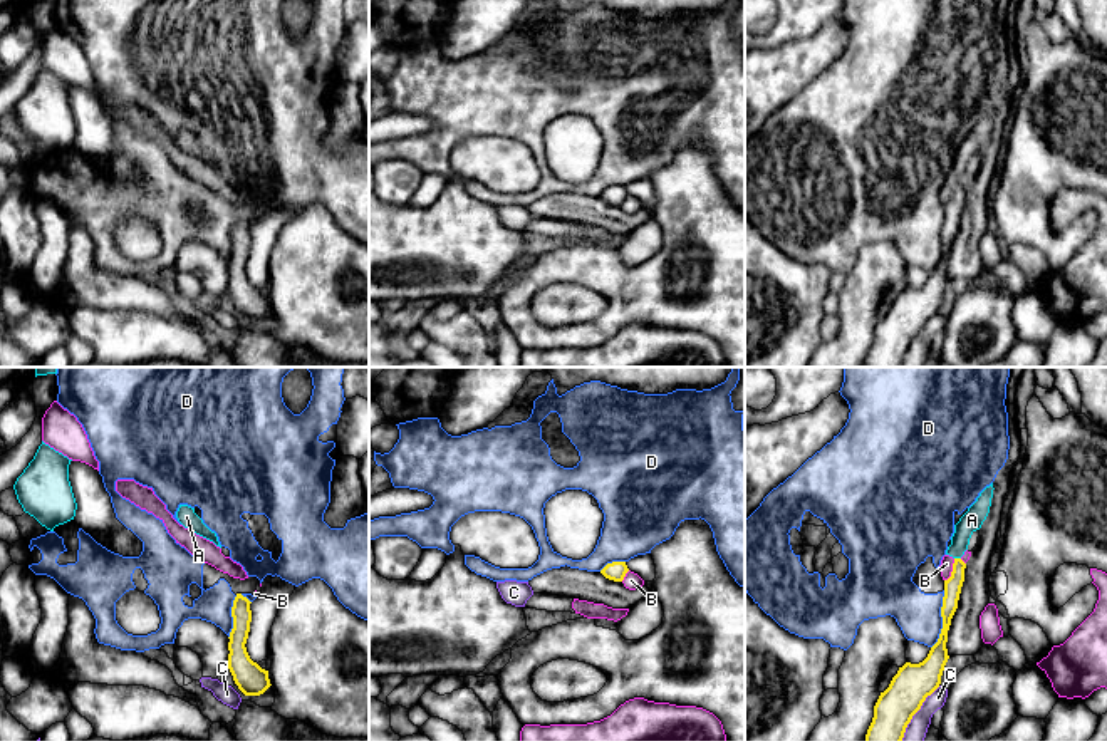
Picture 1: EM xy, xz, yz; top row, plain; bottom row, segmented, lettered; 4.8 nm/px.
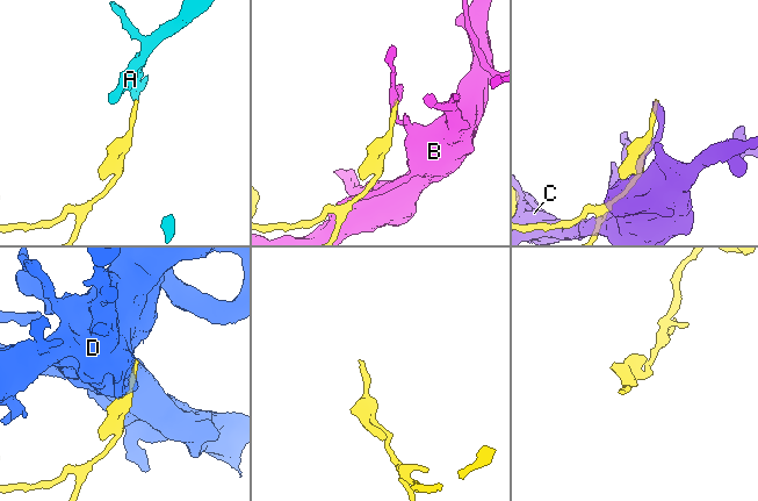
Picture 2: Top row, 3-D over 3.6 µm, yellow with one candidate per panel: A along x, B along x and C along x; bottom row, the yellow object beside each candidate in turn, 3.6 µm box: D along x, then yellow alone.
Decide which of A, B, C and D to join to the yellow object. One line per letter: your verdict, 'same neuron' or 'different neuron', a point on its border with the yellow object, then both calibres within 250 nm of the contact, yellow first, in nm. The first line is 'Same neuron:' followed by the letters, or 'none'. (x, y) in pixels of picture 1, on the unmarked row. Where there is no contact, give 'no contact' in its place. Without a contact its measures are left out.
Same neuron: A
A: same neuron; meets yellow in yz at (958, 183); 80 nm thick on the yellow side, 100 nm on the other
B: different neuron; meets yellow in yz at (953, 195); 80 nm thick on the yellow side, 60 nm on the other
C: different neuron; meets yellow in yz at (916, 336); 190 nm thick on the yellow side, 110 nm on the other
D: different neuron; meets yellow in yz at (943, 243); 110 nm thick on the yellow side, 220 nm on the other

